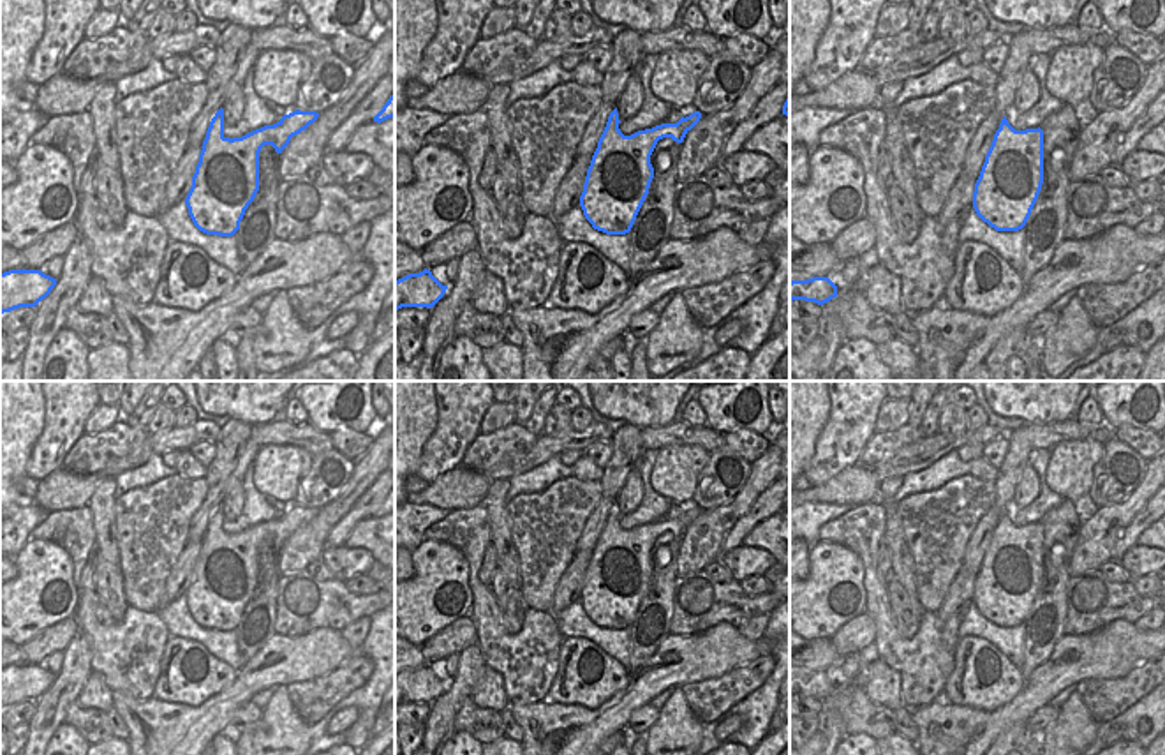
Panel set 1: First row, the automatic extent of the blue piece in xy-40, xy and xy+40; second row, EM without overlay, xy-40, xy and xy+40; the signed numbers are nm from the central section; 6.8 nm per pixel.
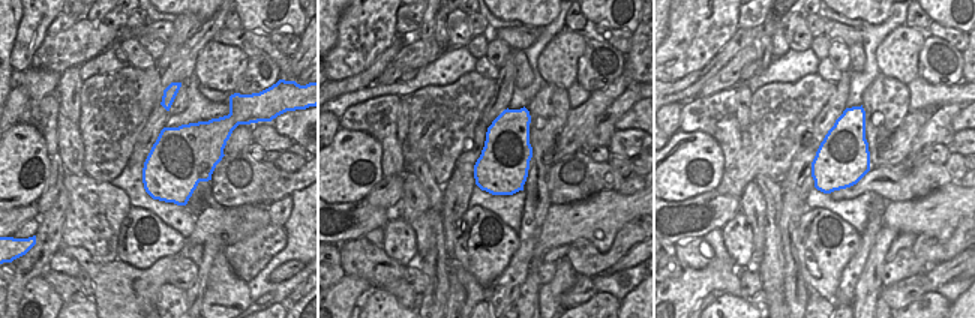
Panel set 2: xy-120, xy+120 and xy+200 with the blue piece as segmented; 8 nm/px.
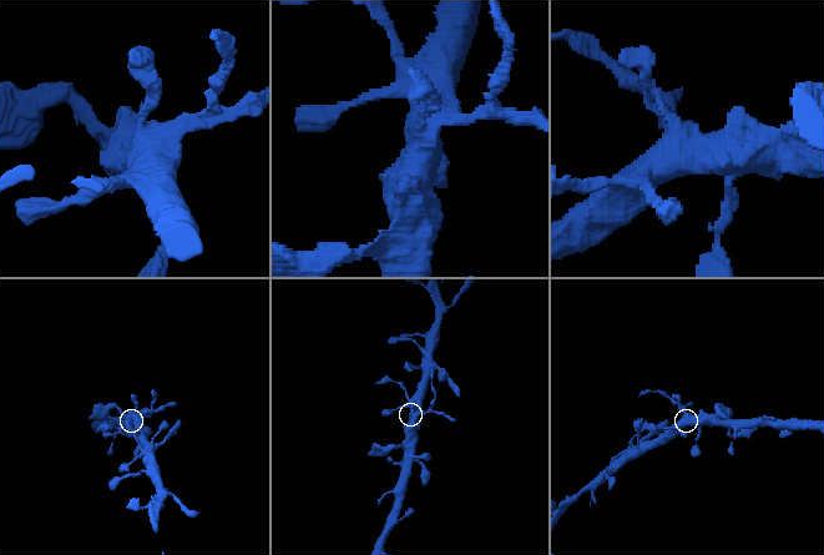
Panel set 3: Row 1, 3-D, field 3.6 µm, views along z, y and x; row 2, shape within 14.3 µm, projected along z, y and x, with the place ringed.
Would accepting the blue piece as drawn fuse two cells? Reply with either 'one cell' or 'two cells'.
two cells

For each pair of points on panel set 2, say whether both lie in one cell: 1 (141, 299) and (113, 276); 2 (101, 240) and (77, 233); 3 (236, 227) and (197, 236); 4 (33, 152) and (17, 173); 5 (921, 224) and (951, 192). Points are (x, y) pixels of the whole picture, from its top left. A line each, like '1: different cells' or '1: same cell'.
1: same cell
2: same cell
3: same cell
4: same cell
5: same cell

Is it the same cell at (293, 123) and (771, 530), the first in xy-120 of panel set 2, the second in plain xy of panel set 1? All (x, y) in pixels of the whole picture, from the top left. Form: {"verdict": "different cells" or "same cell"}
{"verdict": "same cell"}

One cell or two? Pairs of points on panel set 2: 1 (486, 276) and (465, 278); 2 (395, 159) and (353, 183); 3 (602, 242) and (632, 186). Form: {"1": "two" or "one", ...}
{"1": "two", "2": "two", "3": "two"}

